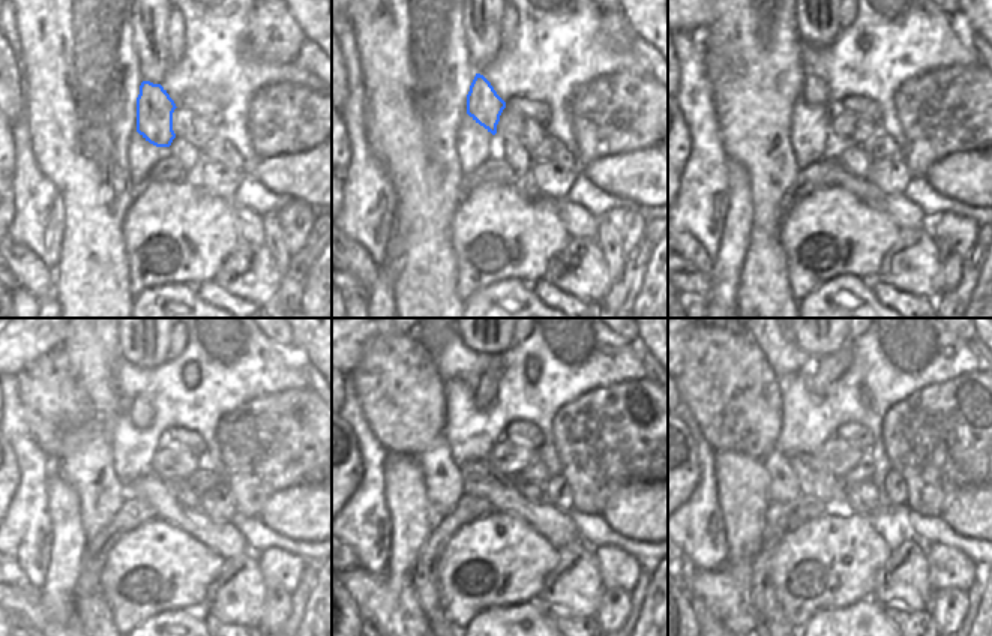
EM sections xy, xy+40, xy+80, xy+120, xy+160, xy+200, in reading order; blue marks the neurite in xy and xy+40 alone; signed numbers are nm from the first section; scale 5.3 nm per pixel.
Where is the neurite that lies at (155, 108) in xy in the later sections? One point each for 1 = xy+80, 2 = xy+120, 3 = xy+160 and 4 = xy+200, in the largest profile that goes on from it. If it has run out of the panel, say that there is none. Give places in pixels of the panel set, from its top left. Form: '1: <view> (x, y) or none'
1: xy+80 (815, 92)
2: xy+120 (140, 413)
3: xy+160 (486, 389)
4: xy+200 (830, 368)

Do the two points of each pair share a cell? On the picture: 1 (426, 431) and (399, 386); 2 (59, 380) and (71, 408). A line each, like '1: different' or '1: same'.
1: same
2: same

